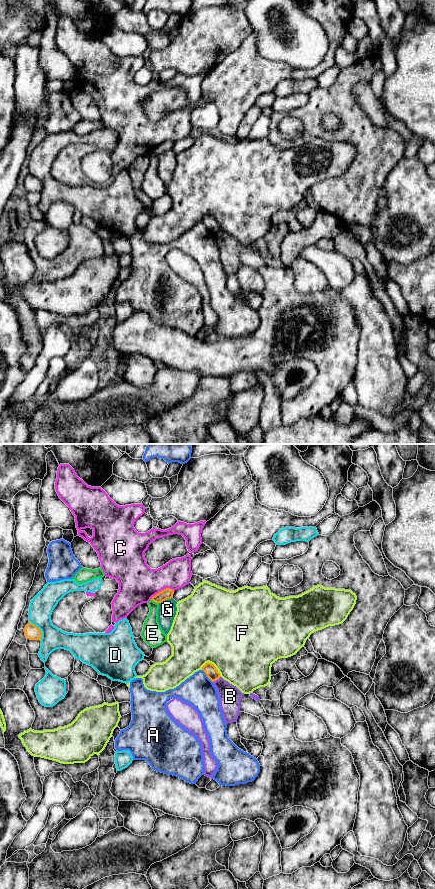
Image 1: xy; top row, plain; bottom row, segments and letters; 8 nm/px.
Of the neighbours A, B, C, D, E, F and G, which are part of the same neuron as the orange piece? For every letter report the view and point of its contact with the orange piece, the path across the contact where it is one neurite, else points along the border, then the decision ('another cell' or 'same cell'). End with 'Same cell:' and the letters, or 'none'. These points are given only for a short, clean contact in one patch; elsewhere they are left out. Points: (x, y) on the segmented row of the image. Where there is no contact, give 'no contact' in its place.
A: xy (207, 676) | another cell
B: xy (216, 679) | along xy (220, 676), (213, 682) | another cell
C: xy (163, 590) | another cell
D: xy (40, 630) | another cell
E: xy (155, 601) | along xy (151, 599), (158, 603) | another cell
F: xy (213, 665) | another cell
G: xy (165, 599) | another cell
Same cell: none

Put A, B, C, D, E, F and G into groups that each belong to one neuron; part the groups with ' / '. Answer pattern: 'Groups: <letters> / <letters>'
Groups: A / B / C / D / E / F / G

